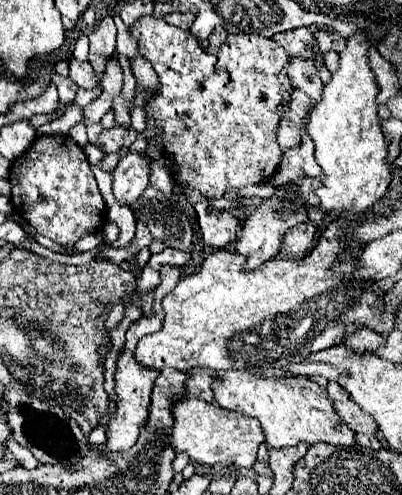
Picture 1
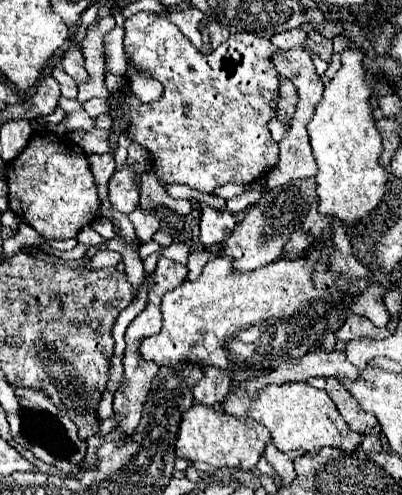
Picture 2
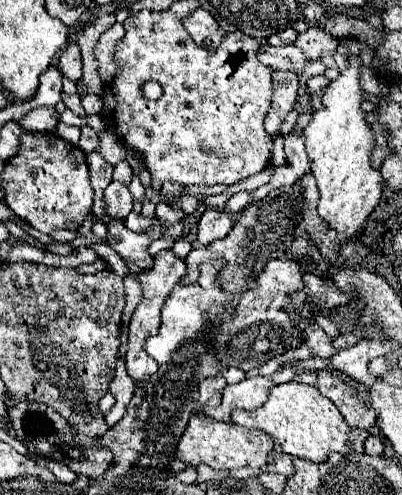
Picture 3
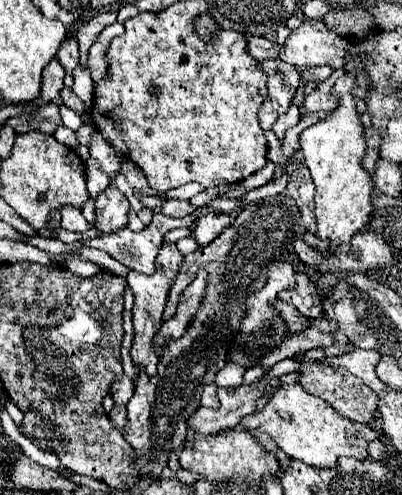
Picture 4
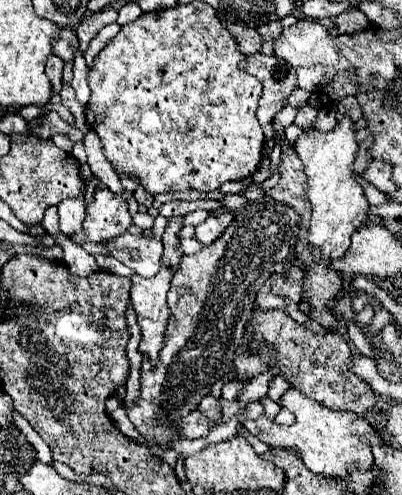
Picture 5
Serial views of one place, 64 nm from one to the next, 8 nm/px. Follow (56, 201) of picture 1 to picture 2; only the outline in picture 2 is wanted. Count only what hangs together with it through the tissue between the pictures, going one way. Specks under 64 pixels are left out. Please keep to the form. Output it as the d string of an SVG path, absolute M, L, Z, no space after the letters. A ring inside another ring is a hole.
M34 132L28 140L26 148L6 166L6 184L8 184L8 206L10 210L30 224L38 234L52 238L52 240L66 240L76 238L82 226L88 226L98 218L98 194L96 184L88 166L88 158L84 150L54 132Z

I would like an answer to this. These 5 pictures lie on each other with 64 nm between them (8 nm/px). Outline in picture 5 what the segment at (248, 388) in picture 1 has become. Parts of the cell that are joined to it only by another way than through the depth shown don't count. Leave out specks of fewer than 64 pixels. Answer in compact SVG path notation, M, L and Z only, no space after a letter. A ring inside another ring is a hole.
M294 388L282 396L280 404L294 412L296 422L292 426L278 426L266 416L244 422L244 426L270 448L298 450L306 468L324 478L346 478L352 470L370 470L374 466L372 446L382 444L382 438L362 416L344 410L330 410Z

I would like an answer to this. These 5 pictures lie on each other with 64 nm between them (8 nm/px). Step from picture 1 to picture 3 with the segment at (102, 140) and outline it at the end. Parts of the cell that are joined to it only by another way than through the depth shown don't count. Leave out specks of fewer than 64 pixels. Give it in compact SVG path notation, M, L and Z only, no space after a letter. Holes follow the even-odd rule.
M82 126L82 136L80 136L80 148L84 152L96 152L98 148L98 132L90 126Z

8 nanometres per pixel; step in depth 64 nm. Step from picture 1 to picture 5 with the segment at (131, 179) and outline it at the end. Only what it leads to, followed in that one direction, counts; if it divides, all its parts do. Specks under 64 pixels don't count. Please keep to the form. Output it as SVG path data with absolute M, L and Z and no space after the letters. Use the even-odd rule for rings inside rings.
M96 190L94 200L86 206L86 218L82 222L82 230L72 234L70 240L76 244L82 242L102 242L114 236L124 234L132 224L132 216L128 212L128 204L120 194L112 190Z

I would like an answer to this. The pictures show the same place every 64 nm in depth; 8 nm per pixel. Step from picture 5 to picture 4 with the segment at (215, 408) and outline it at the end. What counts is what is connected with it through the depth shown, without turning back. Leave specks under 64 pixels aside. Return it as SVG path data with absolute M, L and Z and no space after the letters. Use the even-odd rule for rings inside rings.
M210 384L204 388L204 394L202 394L202 406L208 406L208 408L218 408L218 396L216 396L216 386Z

